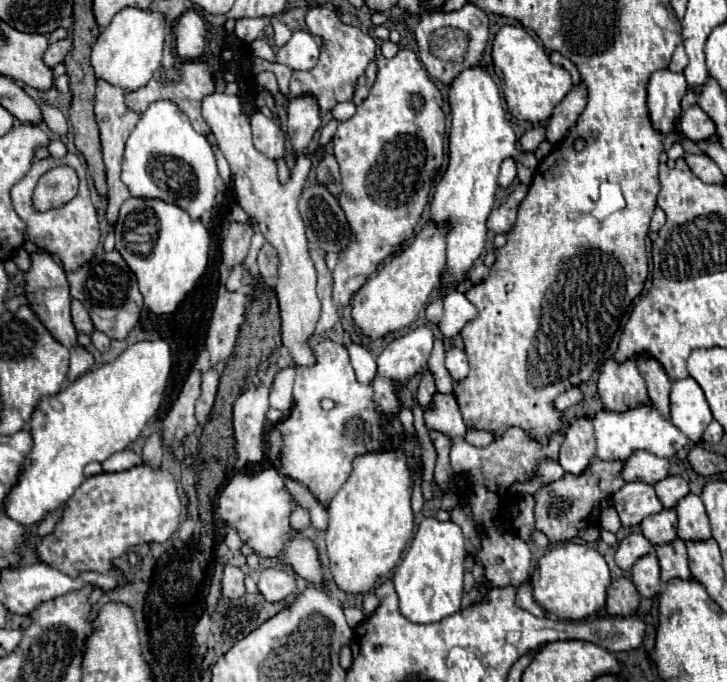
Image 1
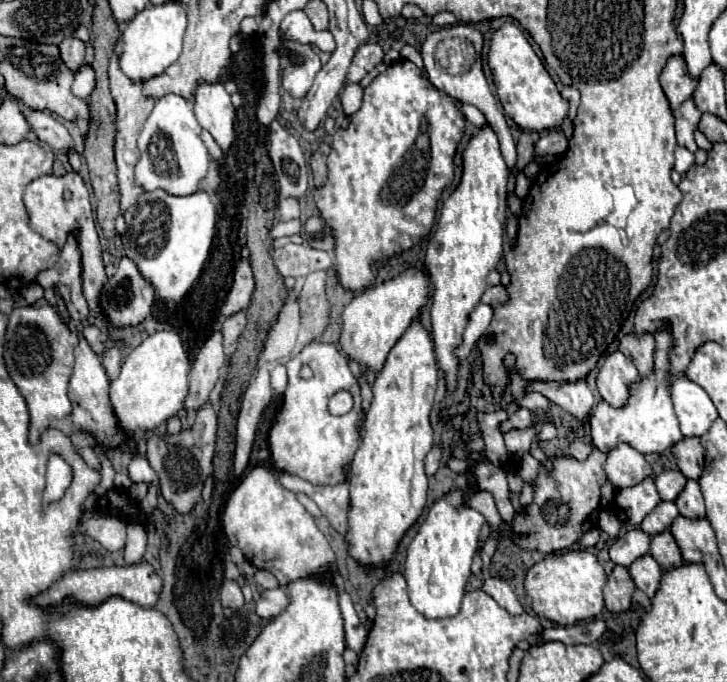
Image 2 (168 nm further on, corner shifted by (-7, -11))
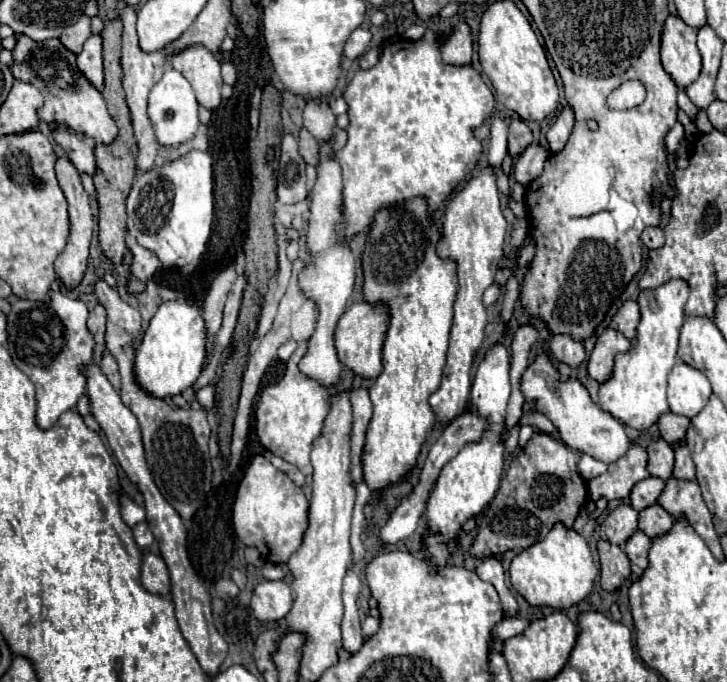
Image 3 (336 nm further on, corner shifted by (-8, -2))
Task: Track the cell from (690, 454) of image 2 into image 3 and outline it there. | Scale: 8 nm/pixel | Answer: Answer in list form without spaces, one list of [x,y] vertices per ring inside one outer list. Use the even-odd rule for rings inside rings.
[[[666,412],[658,418],[658,430],[660,430],[660,436],[670,444],[674,446],[676,442],[684,440],[684,434],[686,434],[686,428],[688,428],[688,418],[686,416],[680,416],[680,414],[674,414],[674,412]]]

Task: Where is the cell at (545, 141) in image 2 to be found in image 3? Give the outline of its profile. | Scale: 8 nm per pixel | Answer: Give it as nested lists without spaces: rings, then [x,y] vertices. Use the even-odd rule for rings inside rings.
[[[530,144],[514,162],[514,168],[512,168],[514,180],[520,182],[522,186],[528,186],[532,180],[536,180],[542,174],[542,168],[548,156],[550,152],[546,148]]]

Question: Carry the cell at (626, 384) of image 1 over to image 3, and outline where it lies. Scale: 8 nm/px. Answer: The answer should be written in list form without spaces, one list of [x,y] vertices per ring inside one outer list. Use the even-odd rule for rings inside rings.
[[[606,328],[596,344],[594,344],[594,350],[588,358],[588,374],[598,380],[598,382],[604,382],[612,376],[612,362],[614,362],[614,356],[620,352],[620,350],[628,350],[630,342],[624,334],[620,334],[618,330],[614,328]]]

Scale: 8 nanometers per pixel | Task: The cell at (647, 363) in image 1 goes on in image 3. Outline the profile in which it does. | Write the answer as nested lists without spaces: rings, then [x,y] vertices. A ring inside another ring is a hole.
[[[626,300],[618,312],[614,314],[610,326],[620,330],[628,340],[632,340],[636,336],[636,322],[640,322],[640,312],[634,300]]]

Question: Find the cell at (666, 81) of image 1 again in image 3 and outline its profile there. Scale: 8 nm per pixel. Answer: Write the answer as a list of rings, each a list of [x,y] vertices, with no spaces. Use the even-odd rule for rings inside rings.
[[[680,16],[666,18],[664,32],[662,32],[662,64],[680,88],[692,84],[700,74],[700,52],[696,46],[696,28],[688,26]]]

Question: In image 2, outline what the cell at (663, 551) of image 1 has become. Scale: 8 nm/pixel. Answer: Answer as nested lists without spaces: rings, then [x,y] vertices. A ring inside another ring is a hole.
[[[665,531],[663,535],[651,537],[651,551],[649,553],[661,565],[663,571],[671,571],[671,569],[683,565],[679,545],[675,543],[675,539],[673,539],[673,535],[669,531]]]

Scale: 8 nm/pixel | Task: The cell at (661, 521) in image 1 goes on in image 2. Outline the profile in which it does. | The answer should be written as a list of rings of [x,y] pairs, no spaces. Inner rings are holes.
[[[661,501],[659,507],[655,507],[655,511],[651,511],[651,515],[647,515],[647,519],[643,519],[641,529],[643,529],[647,535],[655,537],[655,535],[659,535],[659,533],[663,533],[663,531],[669,531],[671,525],[673,525],[673,521],[675,521],[677,517],[679,517],[679,511],[677,511],[675,503],[665,503],[665,501]]]

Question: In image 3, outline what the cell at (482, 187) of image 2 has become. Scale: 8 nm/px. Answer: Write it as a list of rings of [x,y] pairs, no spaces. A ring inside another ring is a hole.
[[[484,168],[468,180],[468,184],[456,192],[450,200],[442,224],[442,240],[438,244],[438,254],[442,258],[454,258],[458,262],[458,284],[460,292],[454,302],[454,320],[450,330],[450,346],[446,356],[446,366],[442,370],[440,388],[430,396],[430,408],[434,410],[436,424],[448,424],[462,414],[468,404],[470,390],[470,368],[476,352],[484,340],[486,326],[486,306],[482,304],[484,290],[494,282],[498,262],[504,256],[504,236],[506,218],[500,210],[500,198],[496,188],[496,176],[492,168]]]

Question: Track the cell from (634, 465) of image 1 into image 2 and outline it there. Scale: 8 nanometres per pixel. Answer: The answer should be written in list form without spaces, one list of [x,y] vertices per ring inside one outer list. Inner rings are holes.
[[[625,443],[615,447],[615,451],[607,453],[605,467],[609,481],[617,489],[627,489],[639,485],[647,477],[653,477],[653,467],[649,465],[649,461],[639,451],[627,447]]]

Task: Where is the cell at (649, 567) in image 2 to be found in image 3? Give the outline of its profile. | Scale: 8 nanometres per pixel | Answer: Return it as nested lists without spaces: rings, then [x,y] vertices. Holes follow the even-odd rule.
[[[636,530],[624,544],[624,552],[630,558],[632,564],[636,564],[640,570],[644,570],[648,566],[648,546],[652,544],[652,540],[642,532]]]

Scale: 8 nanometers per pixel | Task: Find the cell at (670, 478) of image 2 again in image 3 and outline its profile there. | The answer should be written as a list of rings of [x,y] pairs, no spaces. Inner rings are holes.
[[[650,440],[646,446],[648,452],[648,472],[662,480],[672,476],[674,466],[674,450],[664,440]]]

